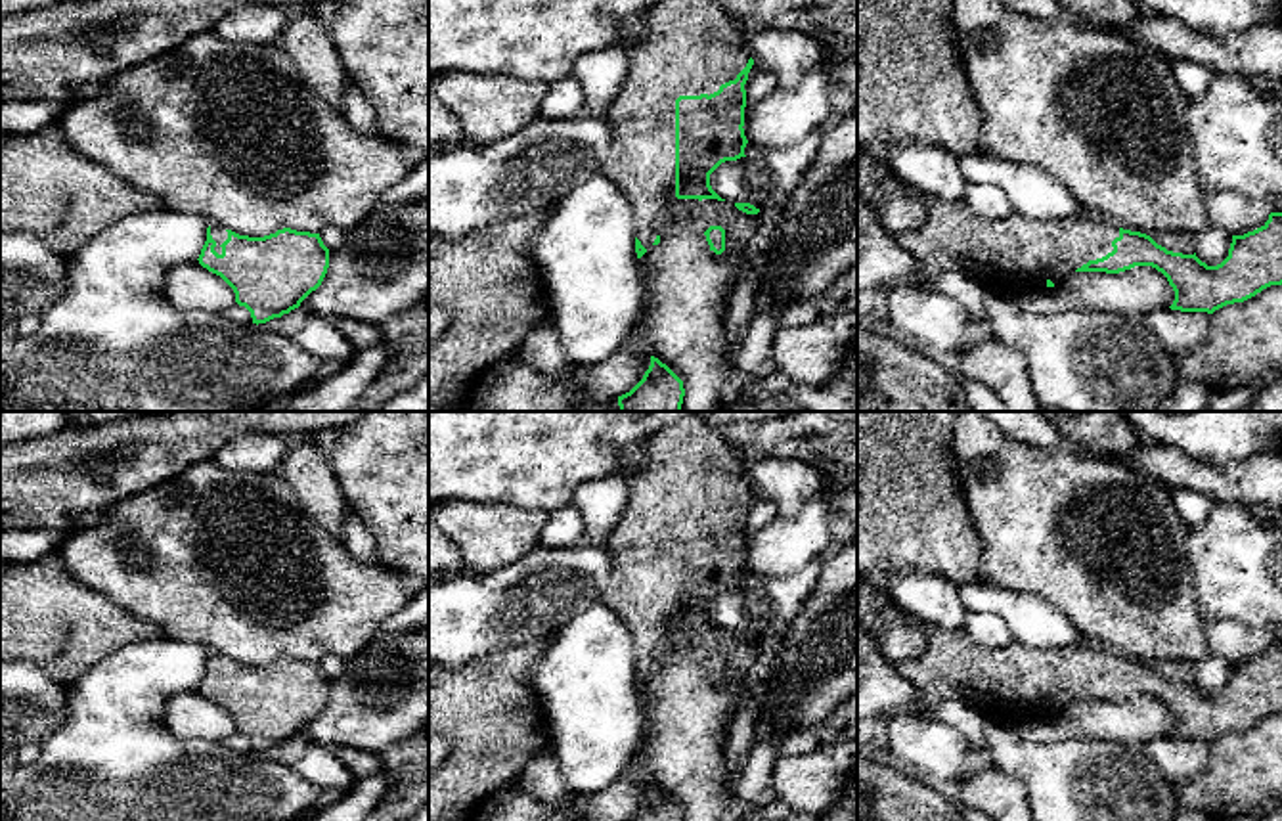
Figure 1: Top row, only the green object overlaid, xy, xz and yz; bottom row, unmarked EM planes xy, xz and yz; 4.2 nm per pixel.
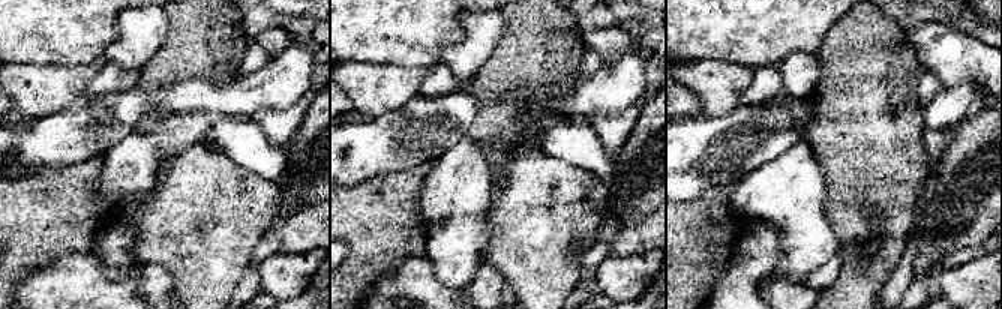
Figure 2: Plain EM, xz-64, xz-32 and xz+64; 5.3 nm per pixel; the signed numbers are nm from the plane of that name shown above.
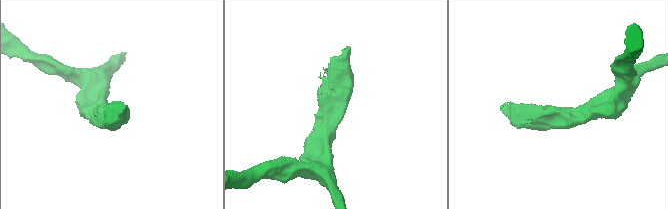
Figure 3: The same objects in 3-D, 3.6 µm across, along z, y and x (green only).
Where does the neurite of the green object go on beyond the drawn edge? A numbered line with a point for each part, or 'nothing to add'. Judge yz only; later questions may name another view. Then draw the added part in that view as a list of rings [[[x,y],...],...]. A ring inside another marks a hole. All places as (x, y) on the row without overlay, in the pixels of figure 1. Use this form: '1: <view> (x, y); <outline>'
1: yz (1013, 684); [[[857,578],[857,622],[874,637],[882,618],[913,622],[926,635],[926,651],[897,662],[901,676],[918,691],[920,704],[962,700],[982,716],[1022,723],[1068,708],[1089,689],[1114,679],[1119,656],[1087,647],[1045,651],[1010,643],[989,651],[964,632],[945,632],[913,620],[869,580]]]

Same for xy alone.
1: xy (219, 663); [[[210,655],[210,664],[212,664],[212,668],[216,670],[214,679],[216,679],[218,683],[222,683],[222,676],[220,676],[220,674],[228,668],[228,660],[226,660],[224,656]]]

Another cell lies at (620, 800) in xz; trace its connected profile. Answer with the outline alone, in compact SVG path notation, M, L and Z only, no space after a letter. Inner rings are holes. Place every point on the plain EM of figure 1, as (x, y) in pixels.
M630 767L603 790L578 794L576 808L589 821L630 821L651 794L651 783L633 781Z

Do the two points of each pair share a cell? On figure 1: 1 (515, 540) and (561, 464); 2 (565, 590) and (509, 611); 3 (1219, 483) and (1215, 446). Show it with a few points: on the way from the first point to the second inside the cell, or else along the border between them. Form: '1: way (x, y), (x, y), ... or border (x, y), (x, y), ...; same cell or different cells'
1: border (490, 502), (550, 511); different cells
2: way (552, 590), (542, 590), (523, 601); same cell
3: border (1173, 448), (1210, 460), (1244, 460), (1261, 454); different cells

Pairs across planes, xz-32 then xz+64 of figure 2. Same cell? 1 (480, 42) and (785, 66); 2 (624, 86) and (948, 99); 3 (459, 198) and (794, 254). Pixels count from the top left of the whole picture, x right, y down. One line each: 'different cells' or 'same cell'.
1: same cell
2: same cell
3: same cell

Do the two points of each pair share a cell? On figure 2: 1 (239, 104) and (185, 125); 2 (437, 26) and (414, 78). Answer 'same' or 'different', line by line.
1: different
2: different

